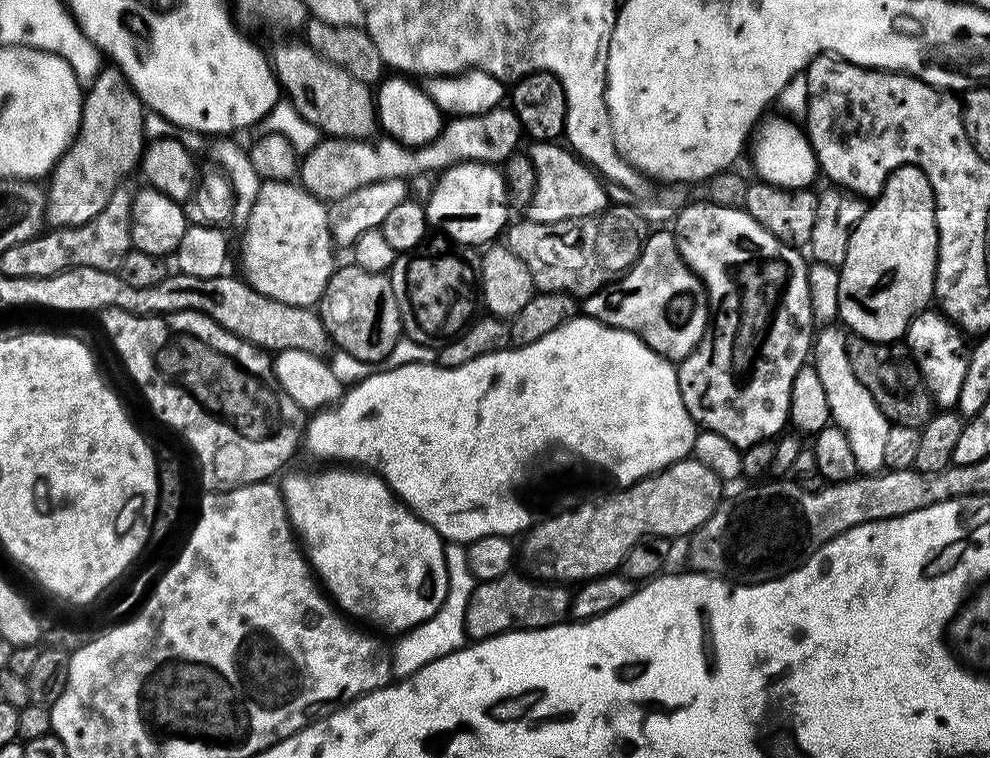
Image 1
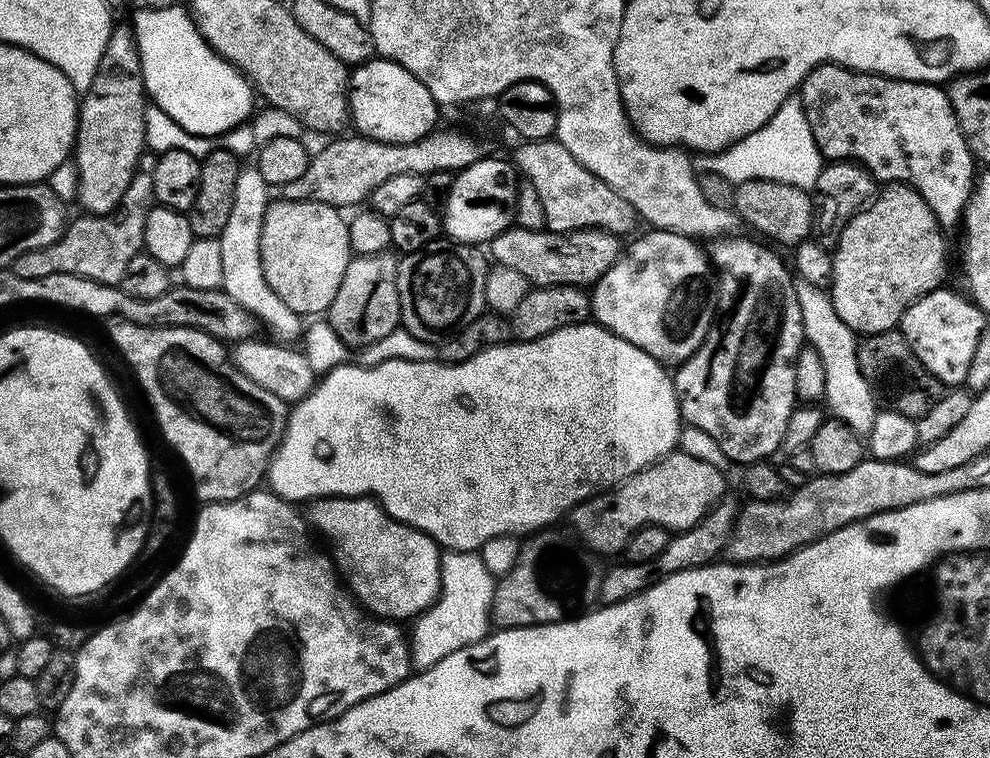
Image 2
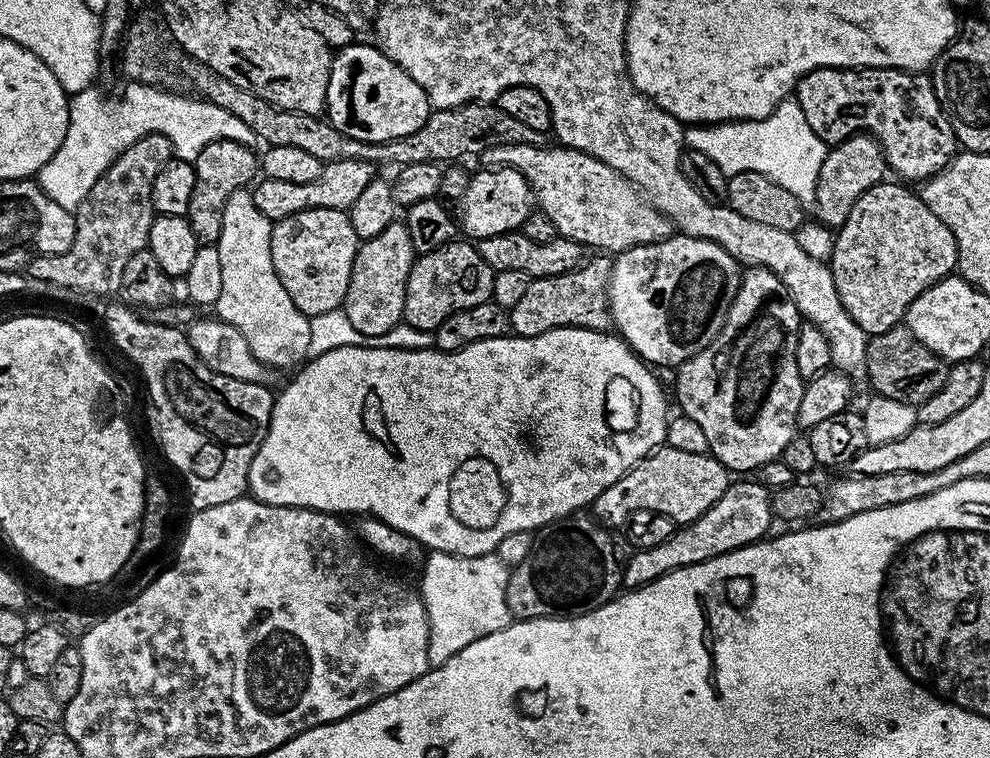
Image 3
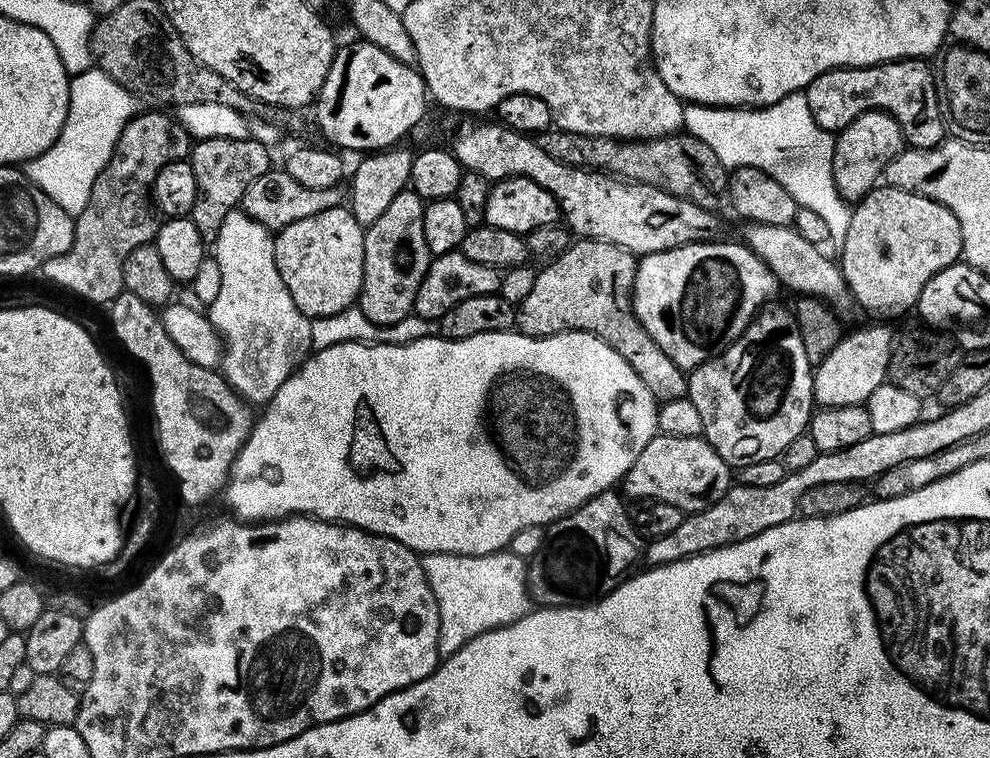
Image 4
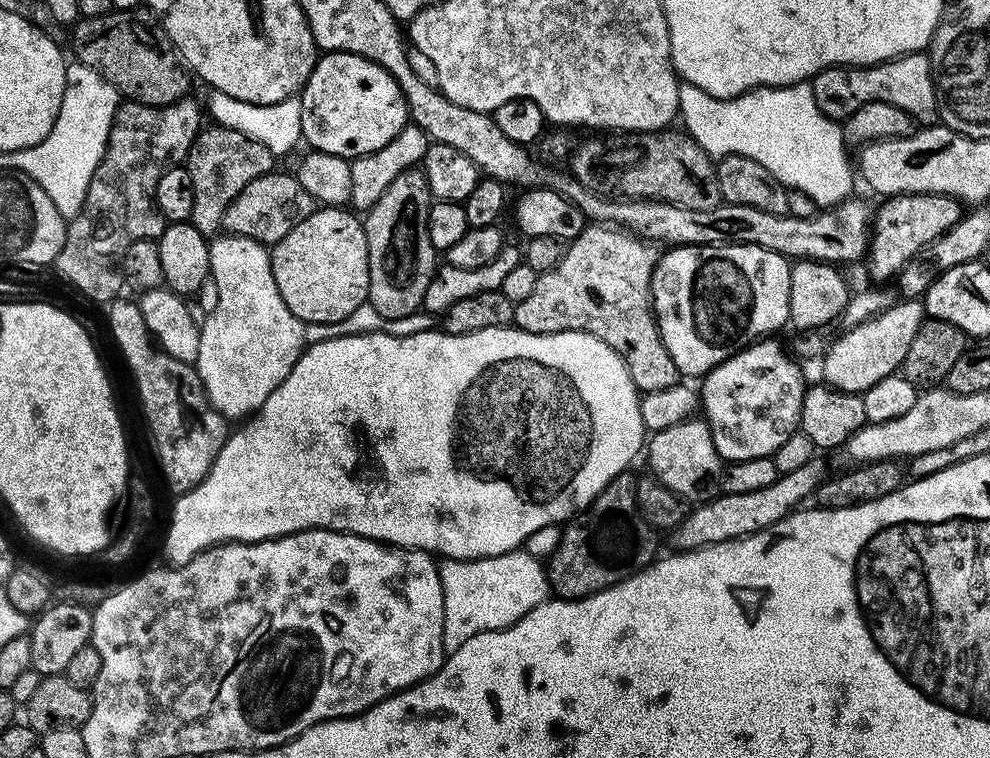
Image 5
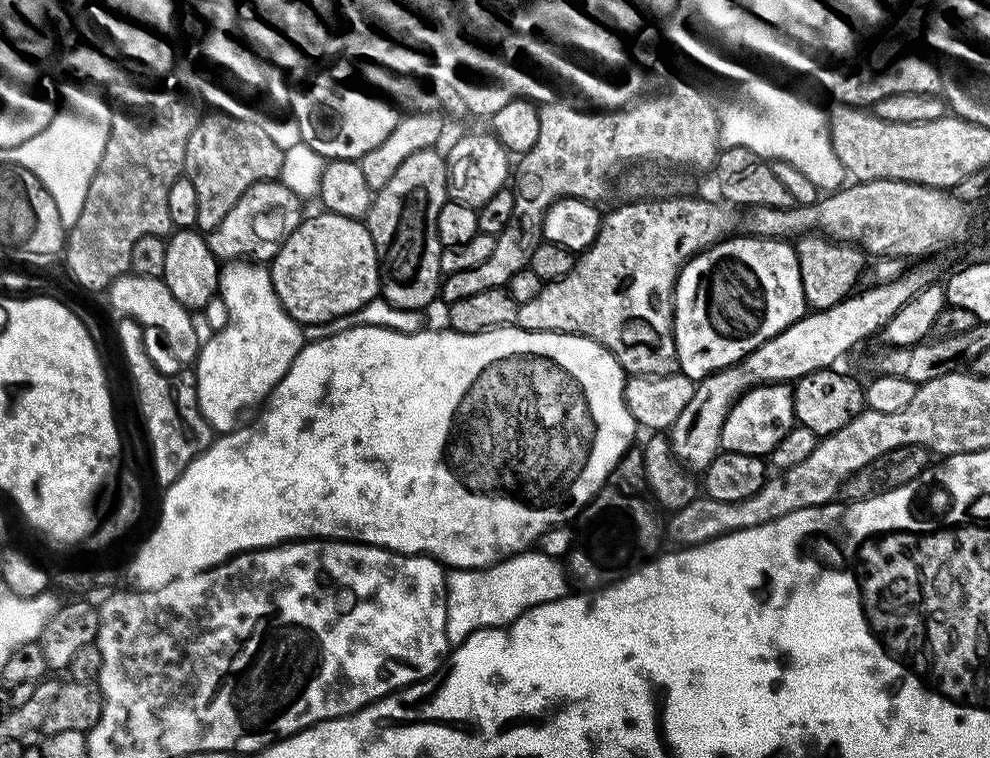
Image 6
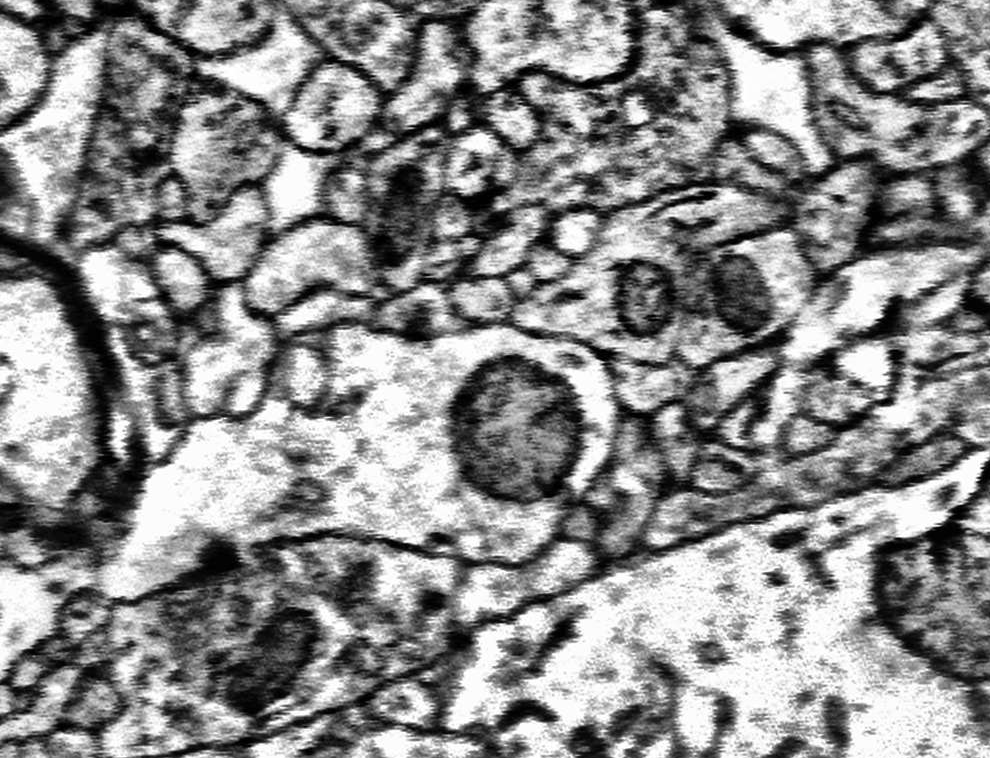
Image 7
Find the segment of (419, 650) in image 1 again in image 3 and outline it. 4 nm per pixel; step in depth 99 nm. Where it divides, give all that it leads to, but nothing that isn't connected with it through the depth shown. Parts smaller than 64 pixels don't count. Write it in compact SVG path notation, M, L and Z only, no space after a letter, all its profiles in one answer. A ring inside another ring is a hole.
M429 551L427 555L428 557L424 560L424 573L420 576L418 595L424 601L426 618L428 619L428 663L435 666L446 662L446 658L454 658L454 654L458 654L458 650L466 650L466 646L470 646L470 642L478 642L478 638L486 638L486 634L494 634L507 626L510 622L510 613L506 606L506 586L508 585L508 573L510 570L495 554L486 556L455 556L449 552Z

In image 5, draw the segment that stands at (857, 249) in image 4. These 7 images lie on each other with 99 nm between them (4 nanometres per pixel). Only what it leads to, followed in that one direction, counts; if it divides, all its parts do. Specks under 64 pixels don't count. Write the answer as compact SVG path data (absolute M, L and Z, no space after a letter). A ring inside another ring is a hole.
M914 192L907 196L892 196L881 204L884 205L877 207L874 212L872 235L866 253L868 272L876 282L896 278L904 267L921 255L919 252L924 247L927 249L934 245L962 217L961 201L946 194Z

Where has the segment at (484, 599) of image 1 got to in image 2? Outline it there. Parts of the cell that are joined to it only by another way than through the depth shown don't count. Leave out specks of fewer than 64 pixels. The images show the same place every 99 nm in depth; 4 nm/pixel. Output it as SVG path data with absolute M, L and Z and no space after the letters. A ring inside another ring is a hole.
M552 526L547 530L531 533L521 543L518 562L514 562L514 570L510 574L496 580L496 589L490 609L490 620L497 629L533 628L539 624L561 624L563 620L571 620L583 616L599 601L602 580L606 571L597 553L589 550L579 539L572 538L568 544L568 572L564 569L564 556L560 551L564 548L564 532L560 526Z

